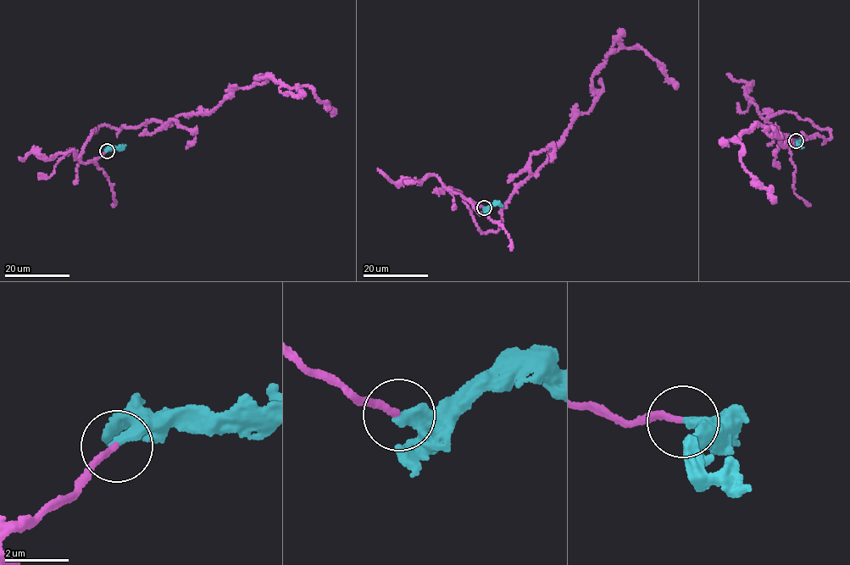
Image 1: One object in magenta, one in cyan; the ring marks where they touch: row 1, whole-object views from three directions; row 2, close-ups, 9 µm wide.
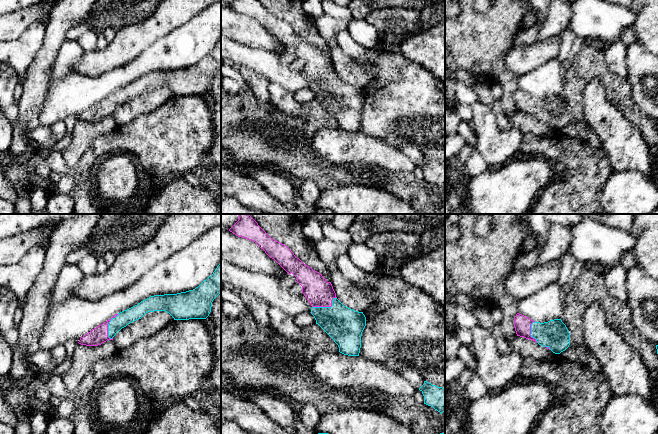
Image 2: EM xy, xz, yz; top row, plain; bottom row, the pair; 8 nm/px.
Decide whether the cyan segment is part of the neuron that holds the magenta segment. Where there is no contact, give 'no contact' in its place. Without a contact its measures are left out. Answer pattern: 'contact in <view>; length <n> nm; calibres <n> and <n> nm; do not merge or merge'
contact in xz; length 220 nm; calibres 220 and 280 nm; merge

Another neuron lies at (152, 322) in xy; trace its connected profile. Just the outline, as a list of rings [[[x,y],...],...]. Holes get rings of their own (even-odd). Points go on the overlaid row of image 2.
[[[154,311],[146,313],[126,327],[122,328],[113,337],[113,342],[117,349],[129,347],[134,342],[155,335],[174,318],[165,311]]]

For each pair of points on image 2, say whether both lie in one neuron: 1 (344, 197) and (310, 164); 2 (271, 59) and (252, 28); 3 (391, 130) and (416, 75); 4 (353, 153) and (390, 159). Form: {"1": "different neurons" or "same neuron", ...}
{"1": "different neurons", "2": "different neurons", "3": "same neuron", "4": "same neuron"}

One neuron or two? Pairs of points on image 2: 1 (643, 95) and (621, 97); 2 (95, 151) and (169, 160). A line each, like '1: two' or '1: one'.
1: two
2: one

